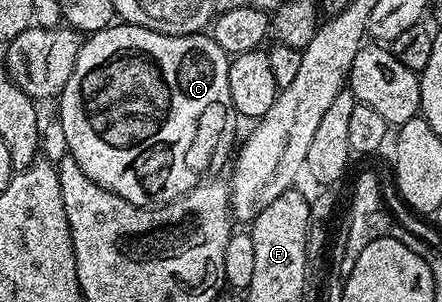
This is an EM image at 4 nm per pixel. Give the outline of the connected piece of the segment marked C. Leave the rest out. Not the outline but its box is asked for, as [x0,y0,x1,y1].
[58,24,238,206]

